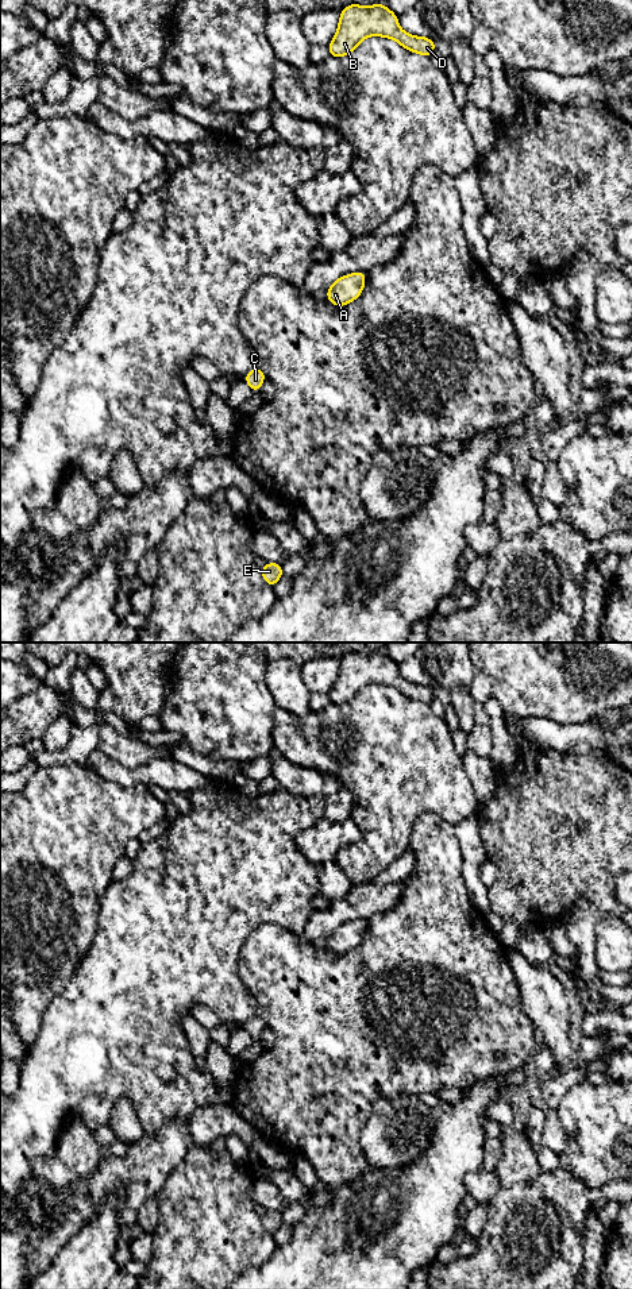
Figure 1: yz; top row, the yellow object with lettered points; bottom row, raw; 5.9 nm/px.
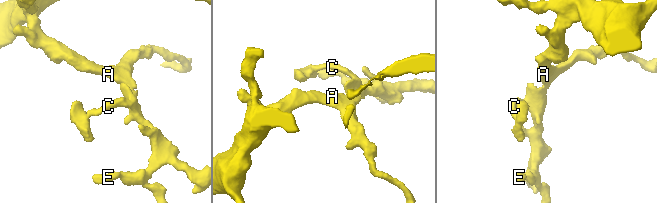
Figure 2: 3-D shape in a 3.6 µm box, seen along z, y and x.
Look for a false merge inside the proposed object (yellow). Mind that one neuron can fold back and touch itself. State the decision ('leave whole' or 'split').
leave whole

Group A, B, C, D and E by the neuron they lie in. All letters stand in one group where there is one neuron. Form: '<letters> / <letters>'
A B C D E

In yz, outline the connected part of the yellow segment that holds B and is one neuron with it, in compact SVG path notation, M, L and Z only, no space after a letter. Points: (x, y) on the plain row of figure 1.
M350 652L342 657L336 683L328 692L328 701L342 706L352 701L367 684L390 686L411 701L431 705L436 698L431 686L413 684L398 675L398 664L385 652L362 655Z

